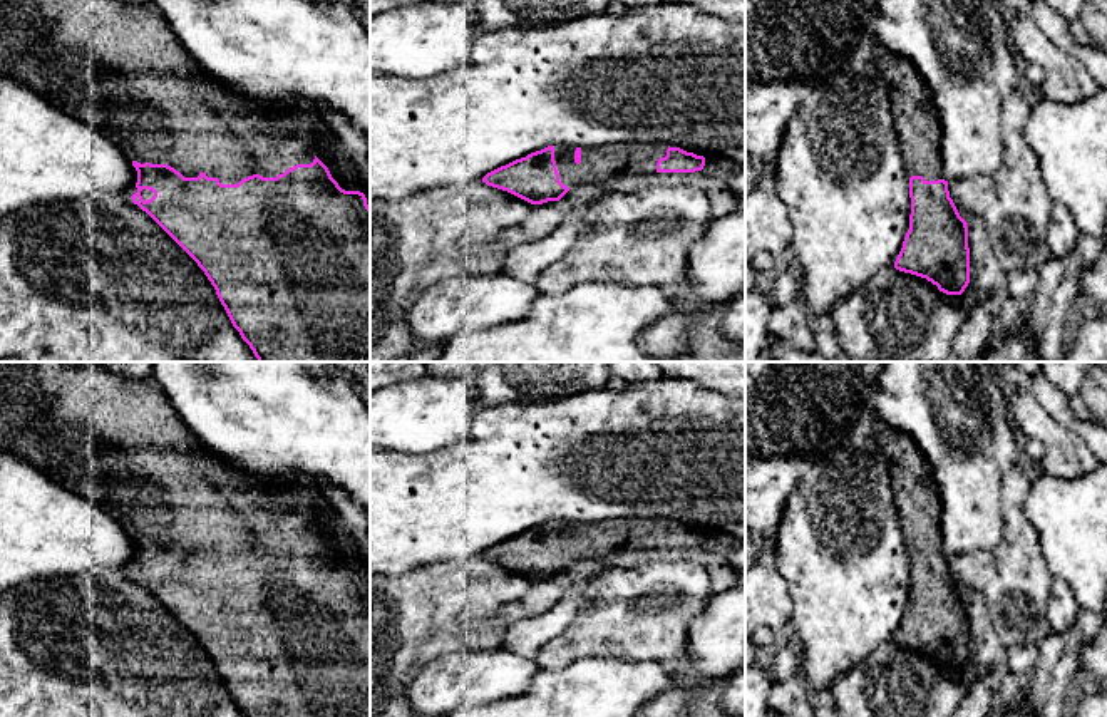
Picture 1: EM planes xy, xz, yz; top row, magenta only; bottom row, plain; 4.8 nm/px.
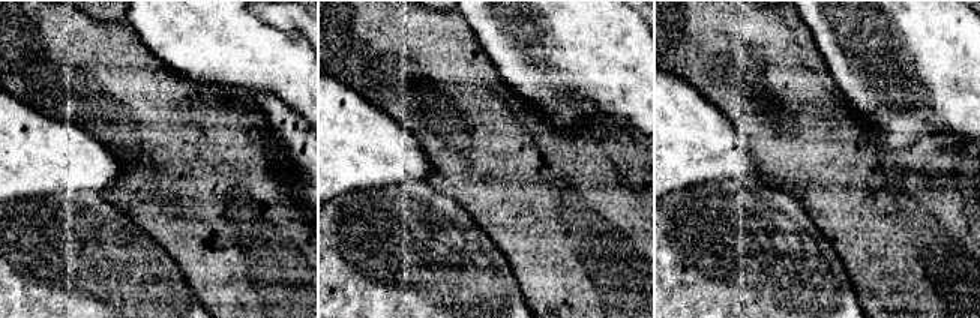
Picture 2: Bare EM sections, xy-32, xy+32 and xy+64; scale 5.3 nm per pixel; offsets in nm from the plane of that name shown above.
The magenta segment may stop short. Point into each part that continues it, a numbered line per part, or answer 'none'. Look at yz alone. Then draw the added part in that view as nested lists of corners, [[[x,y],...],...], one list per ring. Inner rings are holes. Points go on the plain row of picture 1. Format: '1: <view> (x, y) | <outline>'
1: yz (918, 501) | [[[876,419],[874,431],[878,444],[888,459],[908,553],[945,555],[941,499],[931,464],[908,434],[893,429],[881,419]]]

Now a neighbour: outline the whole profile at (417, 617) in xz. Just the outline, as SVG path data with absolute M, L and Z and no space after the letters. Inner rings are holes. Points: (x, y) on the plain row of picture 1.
M482 555L432 563L400 576L370 575L370 717L414 717L407 687L429 662L461 650L502 647L486 622L502 606L521 601L531 581Z

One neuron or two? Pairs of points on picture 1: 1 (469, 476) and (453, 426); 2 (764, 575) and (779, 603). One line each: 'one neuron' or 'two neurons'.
1: two neurons
2: one neuron

